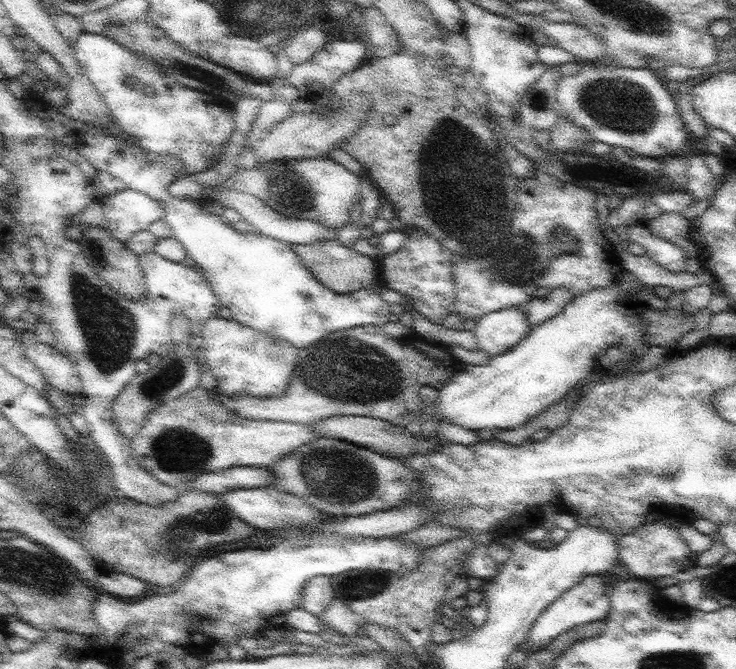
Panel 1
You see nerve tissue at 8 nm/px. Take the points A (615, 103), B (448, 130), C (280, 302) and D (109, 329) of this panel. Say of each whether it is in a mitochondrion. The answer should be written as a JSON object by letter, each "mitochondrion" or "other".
{"A":"mitochondrion","B":"mitochondrion","C":"other","D":"mitochondrion"}

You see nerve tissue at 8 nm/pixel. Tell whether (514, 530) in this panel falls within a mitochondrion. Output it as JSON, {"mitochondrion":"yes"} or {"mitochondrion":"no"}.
{"mitochondrion":"no"}

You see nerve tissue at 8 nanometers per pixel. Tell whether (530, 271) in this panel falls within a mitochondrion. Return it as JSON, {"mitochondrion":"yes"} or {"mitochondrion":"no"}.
{"mitochondrion":"yes"}

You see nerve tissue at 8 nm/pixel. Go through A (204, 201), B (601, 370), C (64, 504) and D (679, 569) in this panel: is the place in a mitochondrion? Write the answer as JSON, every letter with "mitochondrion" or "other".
{"A":"other","B":"other","C":"other","D":"other"}

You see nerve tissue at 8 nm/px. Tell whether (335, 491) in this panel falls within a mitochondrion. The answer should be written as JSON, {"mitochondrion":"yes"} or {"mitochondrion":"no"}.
{"mitochondrion":"yes"}

